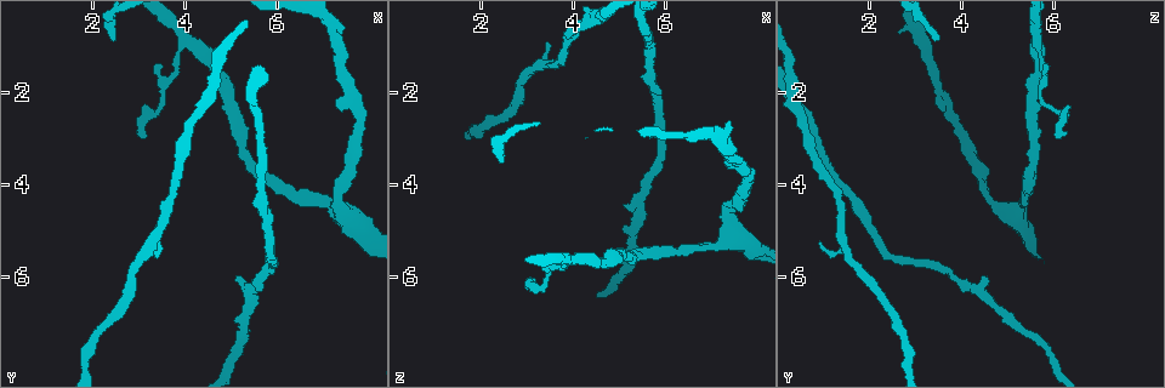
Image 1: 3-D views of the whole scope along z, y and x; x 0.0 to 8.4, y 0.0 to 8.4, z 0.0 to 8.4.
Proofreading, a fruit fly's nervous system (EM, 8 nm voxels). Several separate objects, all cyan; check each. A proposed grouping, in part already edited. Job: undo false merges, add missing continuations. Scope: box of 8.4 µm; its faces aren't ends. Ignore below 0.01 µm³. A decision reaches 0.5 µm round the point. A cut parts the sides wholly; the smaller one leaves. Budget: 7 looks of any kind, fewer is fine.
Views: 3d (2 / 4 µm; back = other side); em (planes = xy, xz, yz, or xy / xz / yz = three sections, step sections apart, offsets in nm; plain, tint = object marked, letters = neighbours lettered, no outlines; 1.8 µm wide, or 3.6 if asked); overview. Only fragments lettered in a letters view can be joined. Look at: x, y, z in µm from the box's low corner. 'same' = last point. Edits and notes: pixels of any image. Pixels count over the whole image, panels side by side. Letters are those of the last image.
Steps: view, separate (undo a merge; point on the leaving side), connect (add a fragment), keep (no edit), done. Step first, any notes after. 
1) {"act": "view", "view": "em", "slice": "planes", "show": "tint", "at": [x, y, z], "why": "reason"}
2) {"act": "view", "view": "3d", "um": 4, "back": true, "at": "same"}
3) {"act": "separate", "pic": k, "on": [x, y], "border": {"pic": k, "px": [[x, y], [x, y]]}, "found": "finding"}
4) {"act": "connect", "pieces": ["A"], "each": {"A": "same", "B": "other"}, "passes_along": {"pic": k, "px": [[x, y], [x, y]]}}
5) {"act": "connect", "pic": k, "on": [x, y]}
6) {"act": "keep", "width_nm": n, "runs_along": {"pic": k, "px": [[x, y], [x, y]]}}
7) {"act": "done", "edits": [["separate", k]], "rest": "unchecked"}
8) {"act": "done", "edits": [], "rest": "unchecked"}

{"act": "view", "view": "3d", "um": 4, "back": true, "at": [2.55, 0.80, 3.50], "why": "tapers out"}

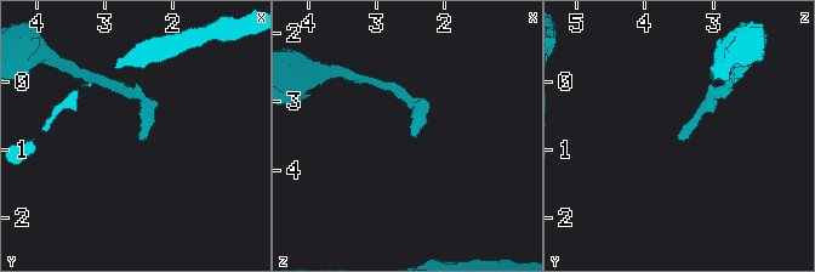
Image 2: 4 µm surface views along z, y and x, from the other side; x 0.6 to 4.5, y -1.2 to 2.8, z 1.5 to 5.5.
{"act": "view", "view": "em", "slice": "planes", "show": "letters", "at": [2.50, 0.85, 3.45], "why": "now the EM"}

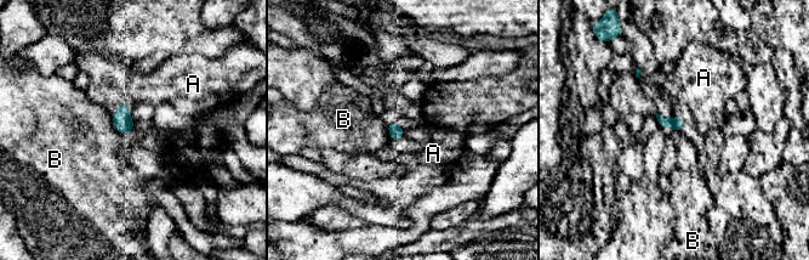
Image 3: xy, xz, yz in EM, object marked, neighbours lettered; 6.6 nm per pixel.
{"act": "keep", "width_nm": 80, "each": {"A": "other", "B": "other"}, "border": {"pic": 3, "px": [[110, 114], [118, 131], [131, 131]]}, "found": "no lettered fragment goes on from it"}

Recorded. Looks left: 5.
{"act": "view", "view": "3d", "um": 2, "at": [4.00, 0.95, 5.65], "why": "a fork"}

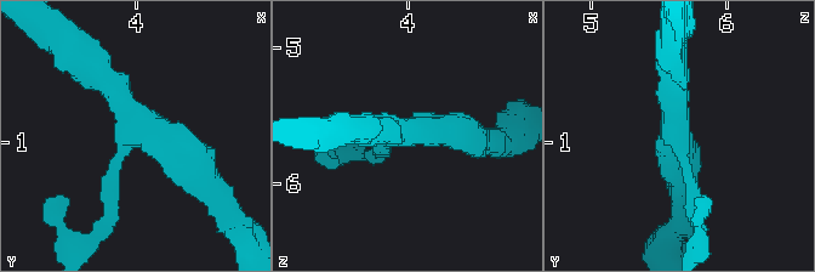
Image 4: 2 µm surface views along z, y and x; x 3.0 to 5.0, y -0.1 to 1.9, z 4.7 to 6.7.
{"act": "view", "view": "em", "slice": "planes", "show": "letters", "at": [4.00, 0.92, 5.66], "arms": 3}

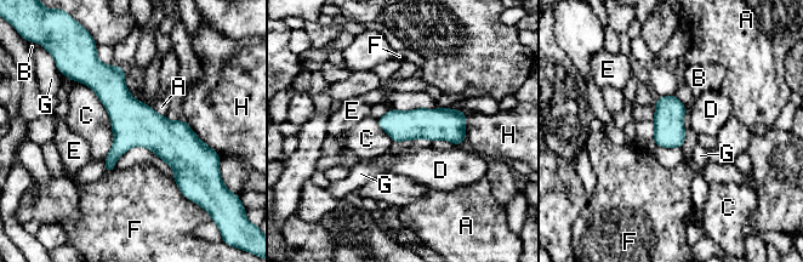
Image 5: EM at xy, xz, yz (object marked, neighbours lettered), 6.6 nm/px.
{"act": "keep", "longest_contact_nm": ["C", 550], "each": {"A": "other", "B": "other", "C": "other", "D": "other", "E": "other", "F": "other", "G": "other", "H": "other"}, "runs_along": {"pic": 5, "px": [[81, 79], [201, 149]]}, "found": "one neuron here"}

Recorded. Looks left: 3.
{"act": "view", "view": "em", "slice": "xz", "step": 8, "show": "letters", "at": [3.00, 2.85, 6.25], "why": "free end"}

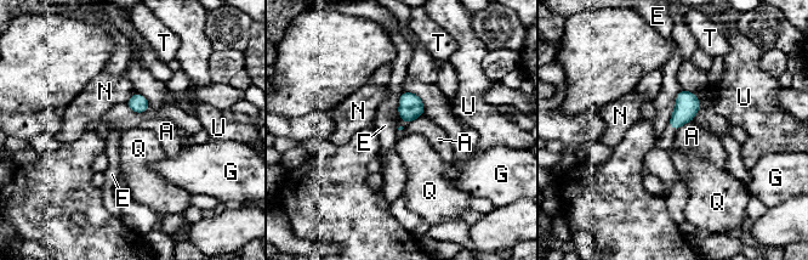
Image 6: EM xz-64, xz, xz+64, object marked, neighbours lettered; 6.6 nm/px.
{"act": "keep", "width_nm": 80, "each": {"A": "other", "E": "other", "G": "other", "N": "other", "Q": "other", "T": "other", "U": "other"}, "border": {"pic": 6, "px": [[422, 114], [407, 124]]}, "found": "no lettered fragment goes on from it"}

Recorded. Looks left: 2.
{"act": "done", "edits": [], "rest": "unchecked"}

